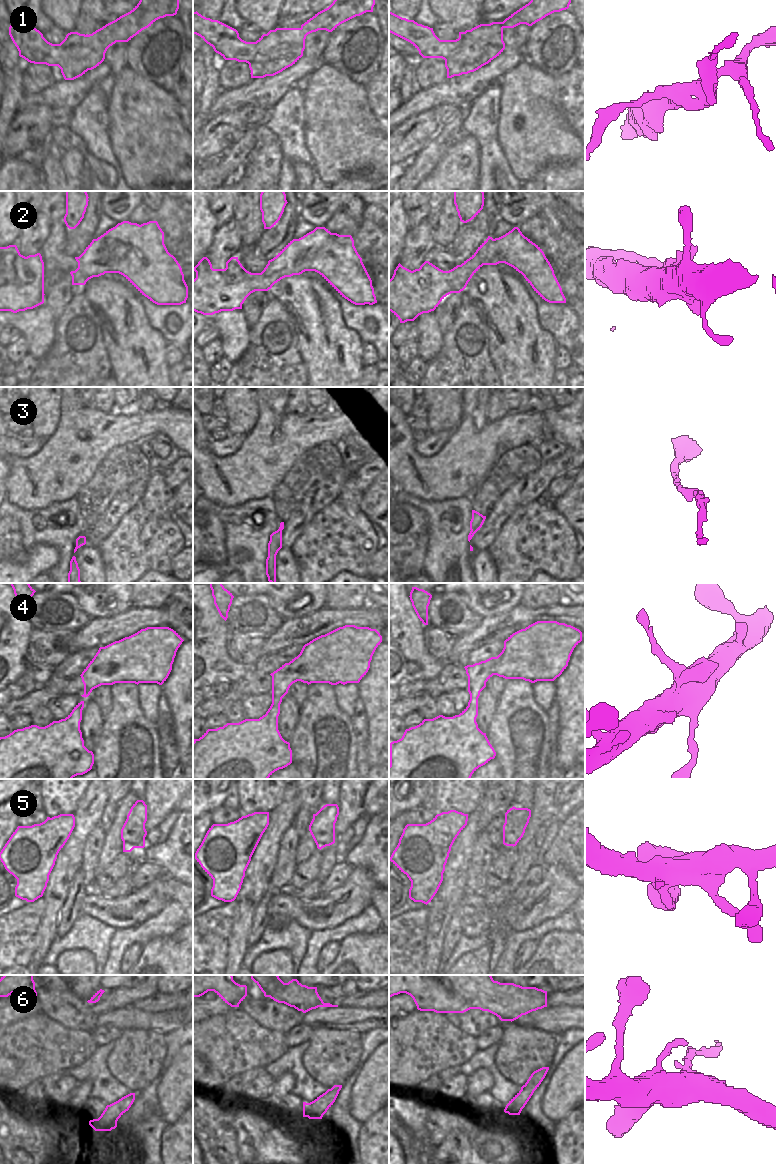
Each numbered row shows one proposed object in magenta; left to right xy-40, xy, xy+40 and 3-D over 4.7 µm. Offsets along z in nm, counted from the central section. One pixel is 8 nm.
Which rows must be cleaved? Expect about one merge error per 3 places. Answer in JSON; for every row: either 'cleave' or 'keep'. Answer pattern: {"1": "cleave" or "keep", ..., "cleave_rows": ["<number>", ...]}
{"1": "cleave", "2": "keep", "3": "keep", "4": "keep", "5": "keep", "6": "cleave", "cleave_rows": ["1", "6"]}

